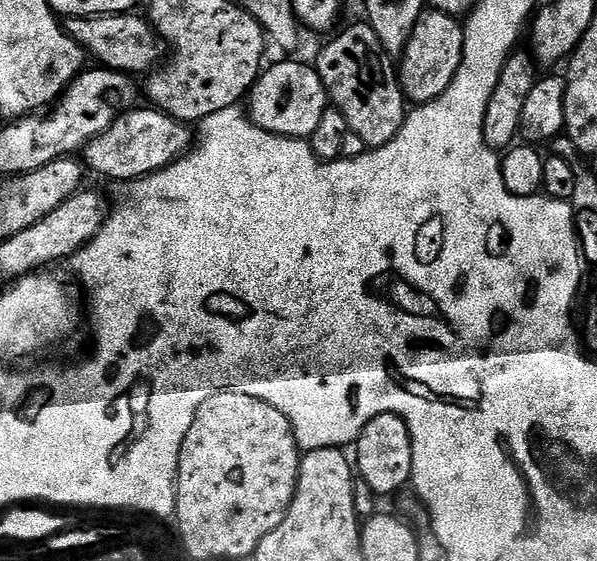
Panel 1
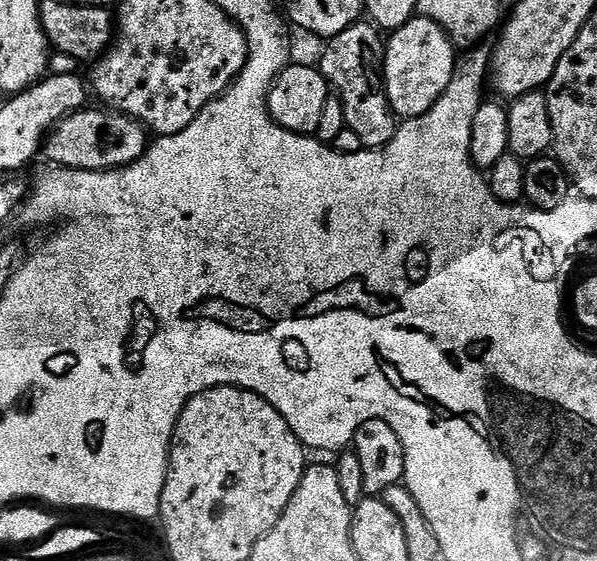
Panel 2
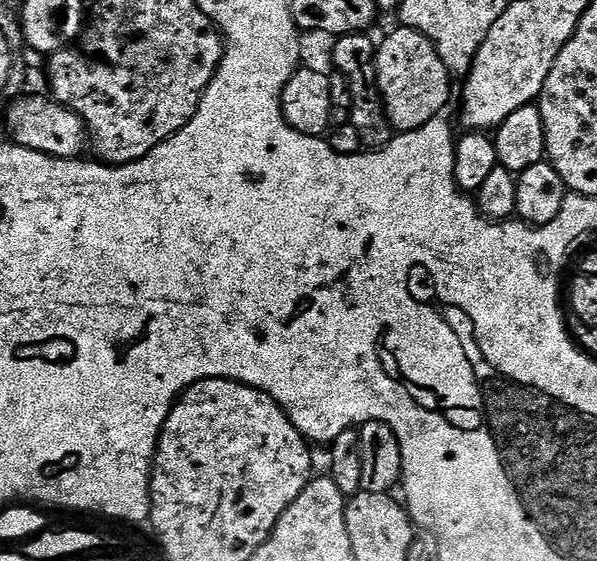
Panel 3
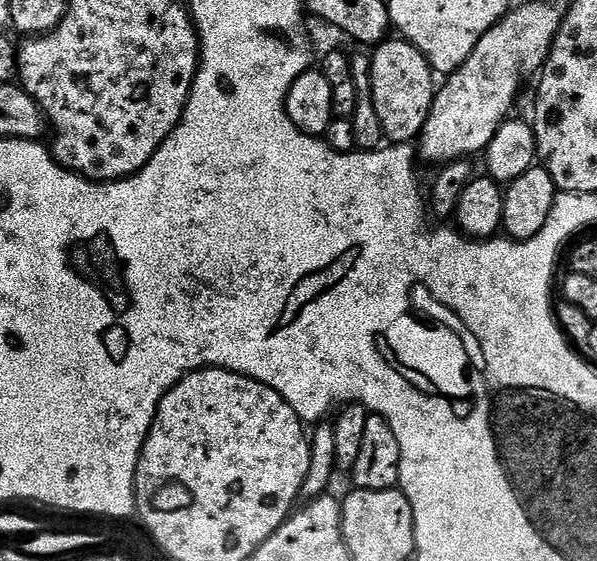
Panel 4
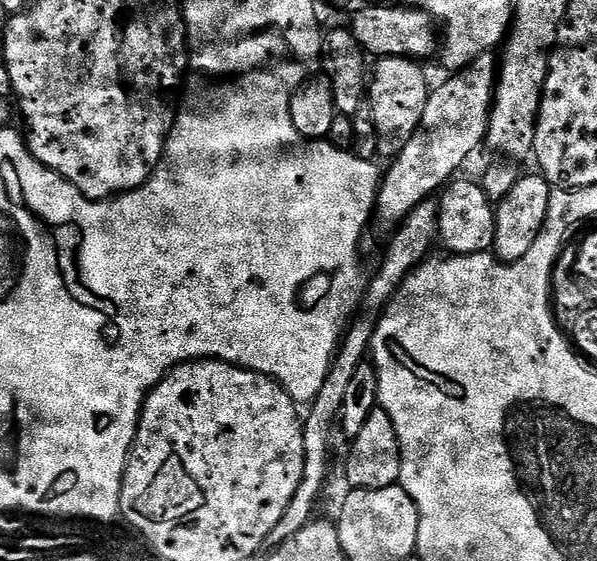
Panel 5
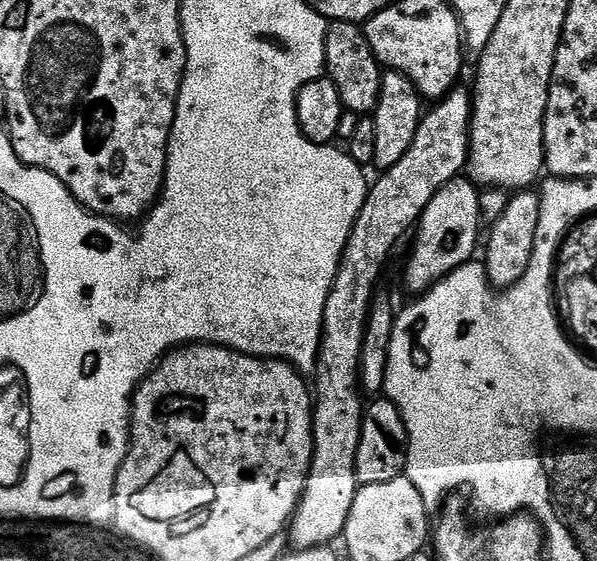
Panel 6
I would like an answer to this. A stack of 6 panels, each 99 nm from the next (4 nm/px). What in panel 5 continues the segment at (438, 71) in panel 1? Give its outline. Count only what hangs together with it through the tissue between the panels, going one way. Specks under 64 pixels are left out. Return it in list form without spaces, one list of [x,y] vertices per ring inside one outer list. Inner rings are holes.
[[[386,56],[377,59],[371,69],[366,104],[372,110],[376,151],[381,157],[394,158],[406,150],[406,142],[414,138],[414,130],[418,130],[418,122],[422,122],[422,110],[426,110],[430,83],[420,68],[423,67],[407,56]]]

